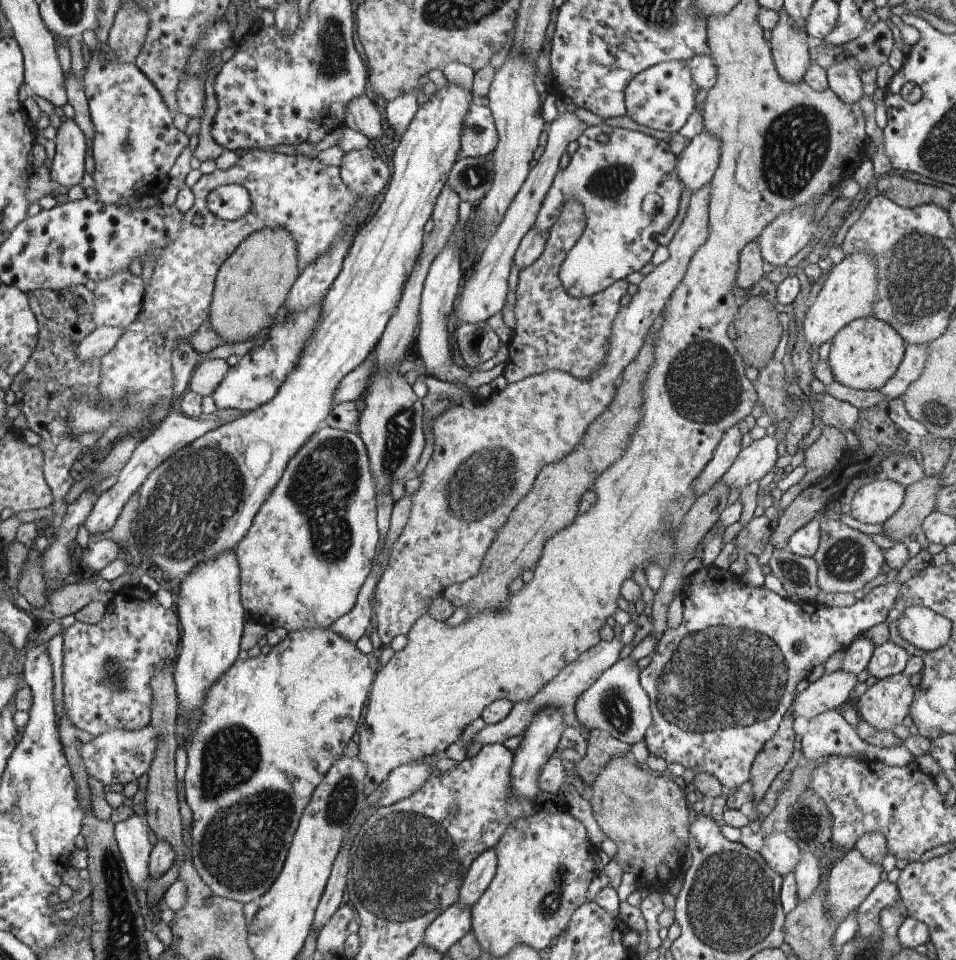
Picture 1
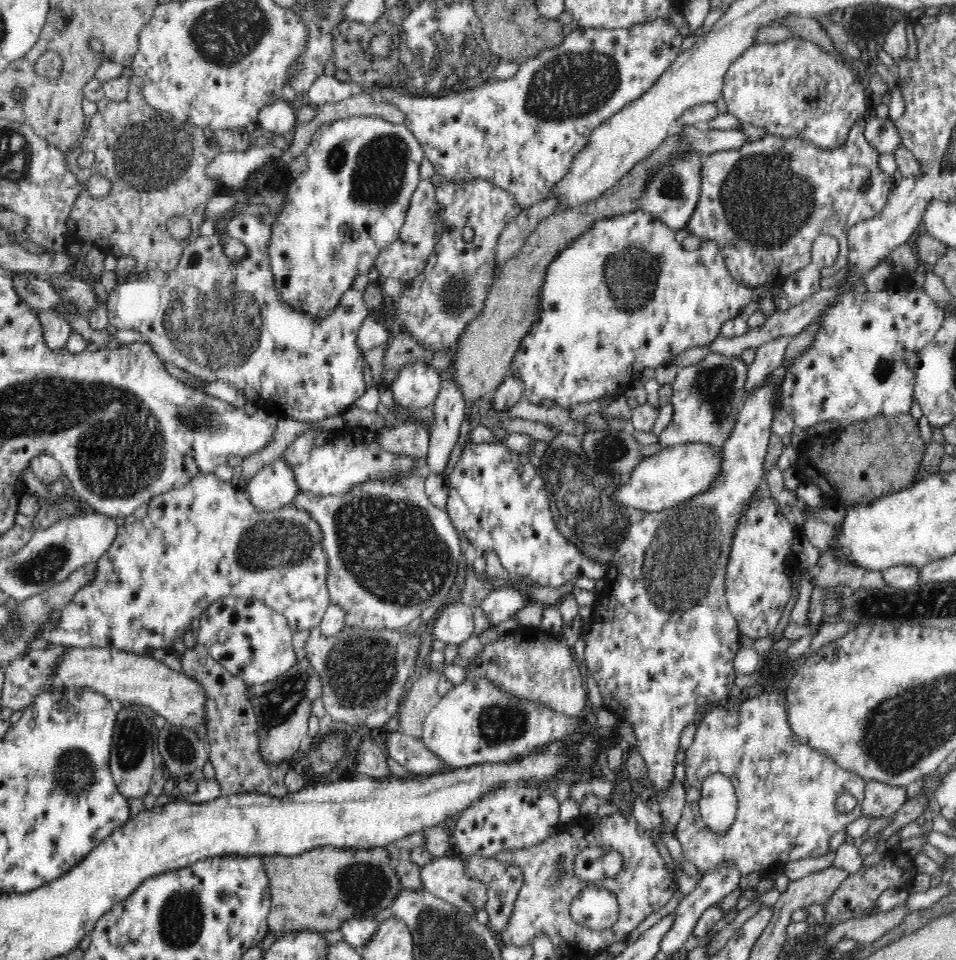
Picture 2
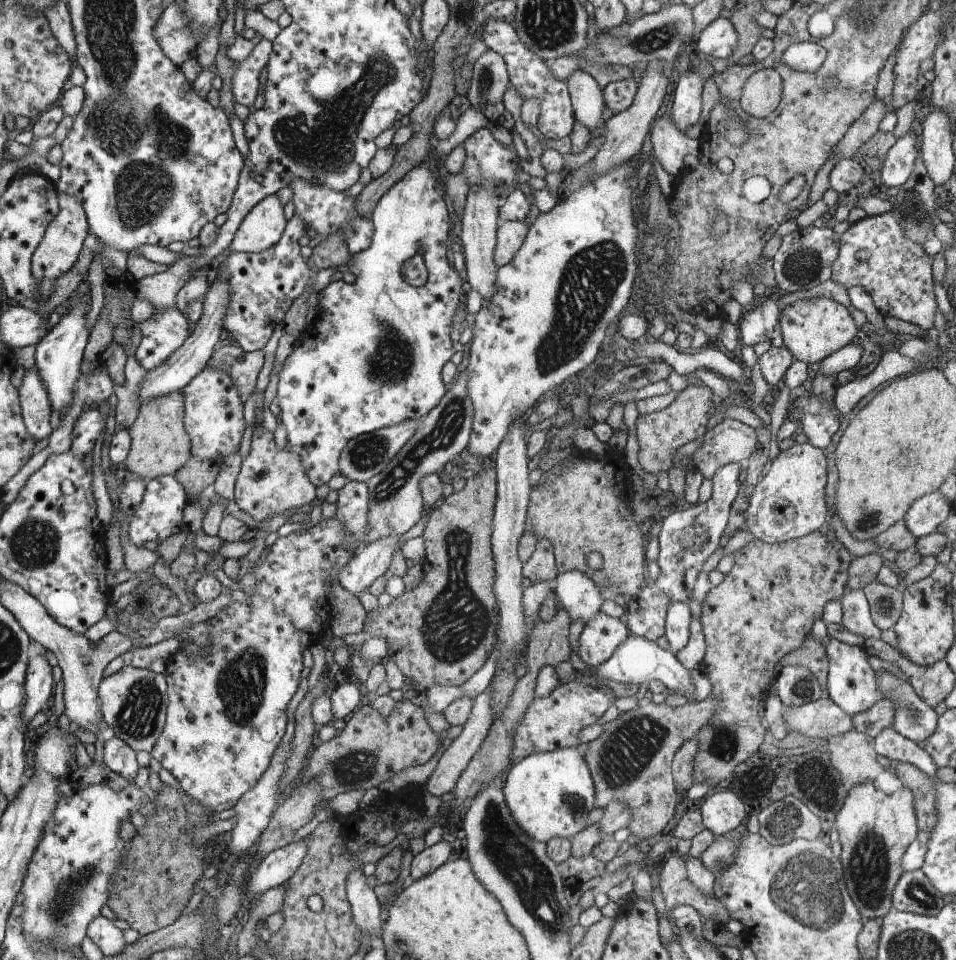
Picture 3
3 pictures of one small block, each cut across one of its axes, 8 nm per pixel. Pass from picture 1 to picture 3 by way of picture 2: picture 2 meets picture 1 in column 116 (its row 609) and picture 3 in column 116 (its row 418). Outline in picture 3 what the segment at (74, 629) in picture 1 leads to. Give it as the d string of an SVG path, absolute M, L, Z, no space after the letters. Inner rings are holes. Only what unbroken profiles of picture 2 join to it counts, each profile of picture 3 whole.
M112 737L104 744L104 764L108 771L124 776L129 783L134 783L138 774L136 752L129 744Z

